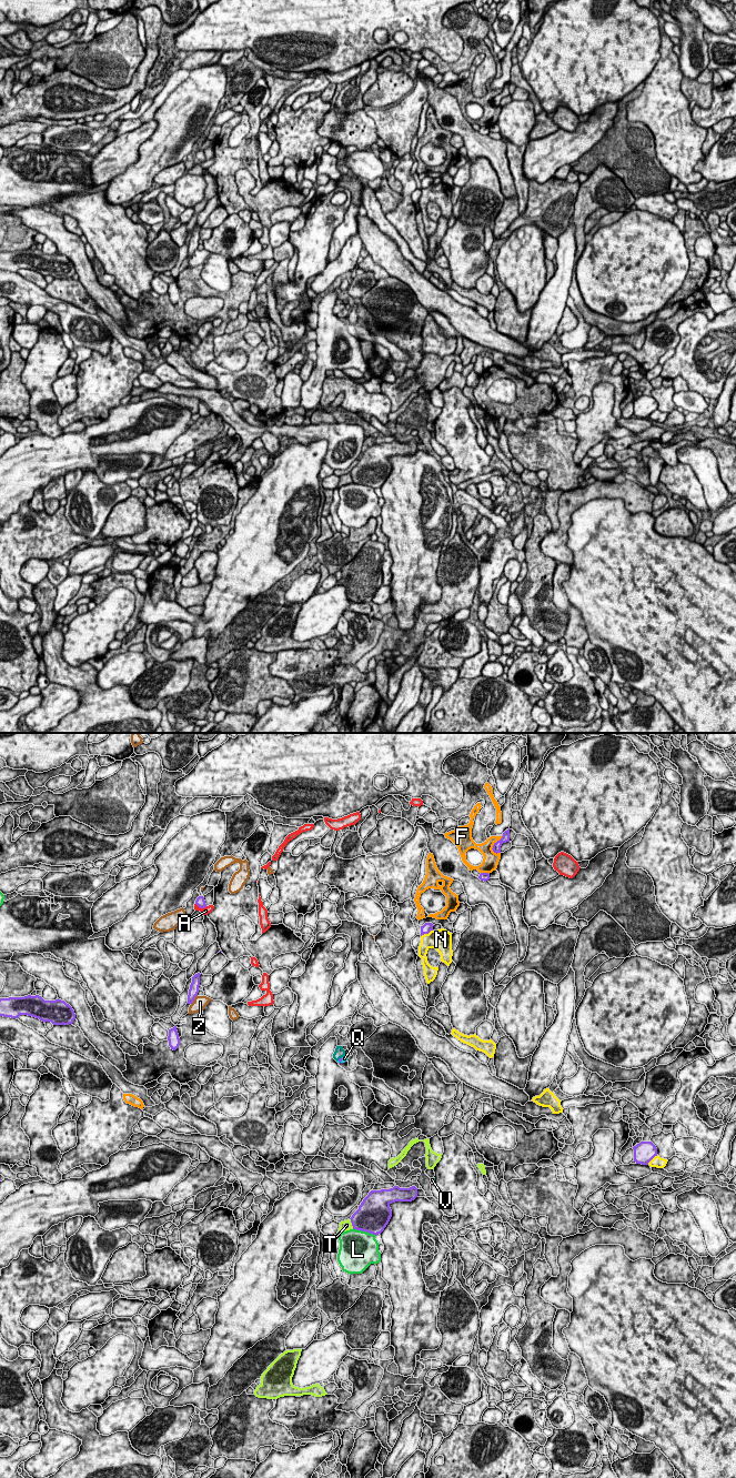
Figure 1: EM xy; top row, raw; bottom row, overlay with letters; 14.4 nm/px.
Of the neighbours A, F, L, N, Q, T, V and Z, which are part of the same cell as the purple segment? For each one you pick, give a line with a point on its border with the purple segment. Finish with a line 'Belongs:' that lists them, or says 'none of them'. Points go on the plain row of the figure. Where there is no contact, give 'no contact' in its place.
Q: xy (341, 314)
Belongs: Q

